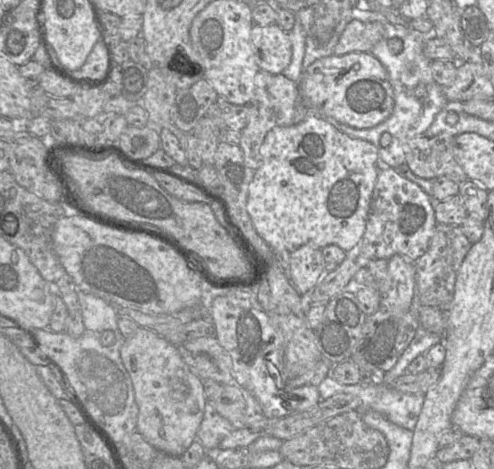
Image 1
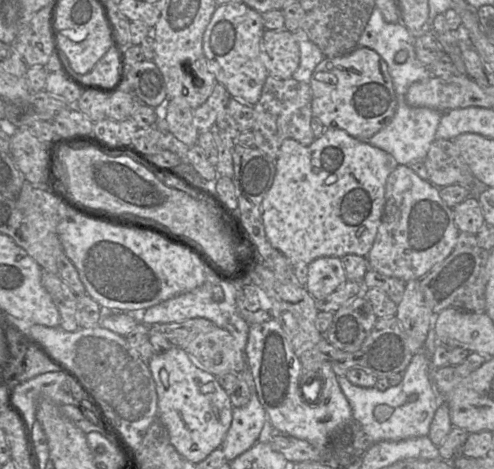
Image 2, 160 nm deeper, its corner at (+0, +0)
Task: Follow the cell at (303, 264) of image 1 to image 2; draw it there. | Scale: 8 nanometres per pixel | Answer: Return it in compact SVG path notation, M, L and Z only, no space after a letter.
M317 258L307 265L307 270L305 289L315 300L326 298L347 280L340 258Z

